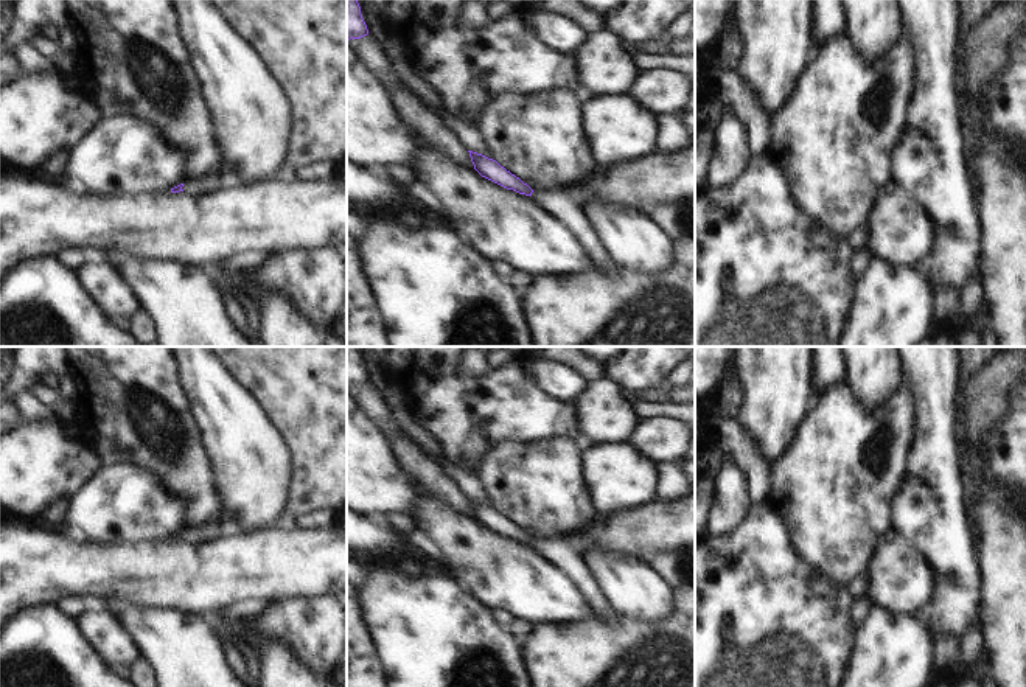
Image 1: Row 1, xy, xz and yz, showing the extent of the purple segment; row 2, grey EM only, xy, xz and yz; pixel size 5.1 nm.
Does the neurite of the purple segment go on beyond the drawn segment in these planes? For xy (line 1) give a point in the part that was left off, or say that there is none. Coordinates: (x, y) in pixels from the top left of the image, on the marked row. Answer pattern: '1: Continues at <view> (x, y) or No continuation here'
1: Continues at xy (210, 184).

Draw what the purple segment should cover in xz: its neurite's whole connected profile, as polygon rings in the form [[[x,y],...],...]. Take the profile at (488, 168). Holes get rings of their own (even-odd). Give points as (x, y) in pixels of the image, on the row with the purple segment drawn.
[[[468,151],[474,169],[485,179],[519,194],[530,196],[541,208],[557,214],[586,247],[594,264],[605,270],[614,270],[616,263],[603,247],[597,232],[585,214],[580,201],[569,190],[532,190],[519,177],[507,171],[496,160]]]

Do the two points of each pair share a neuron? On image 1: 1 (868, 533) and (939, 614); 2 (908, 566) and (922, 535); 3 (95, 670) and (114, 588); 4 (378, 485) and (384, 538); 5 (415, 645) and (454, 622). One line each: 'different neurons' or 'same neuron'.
1: different neurons
2: different neurons
3: different neurons
4: different neurons
5: same neuron

